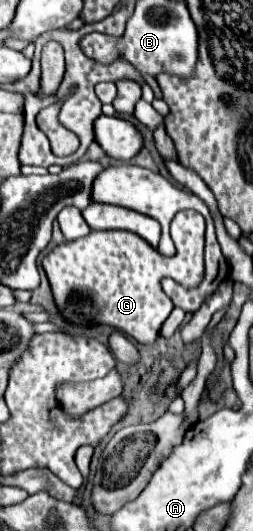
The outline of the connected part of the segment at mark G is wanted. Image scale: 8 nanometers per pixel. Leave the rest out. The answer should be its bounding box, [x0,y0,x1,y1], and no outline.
[42,231,204,345]

